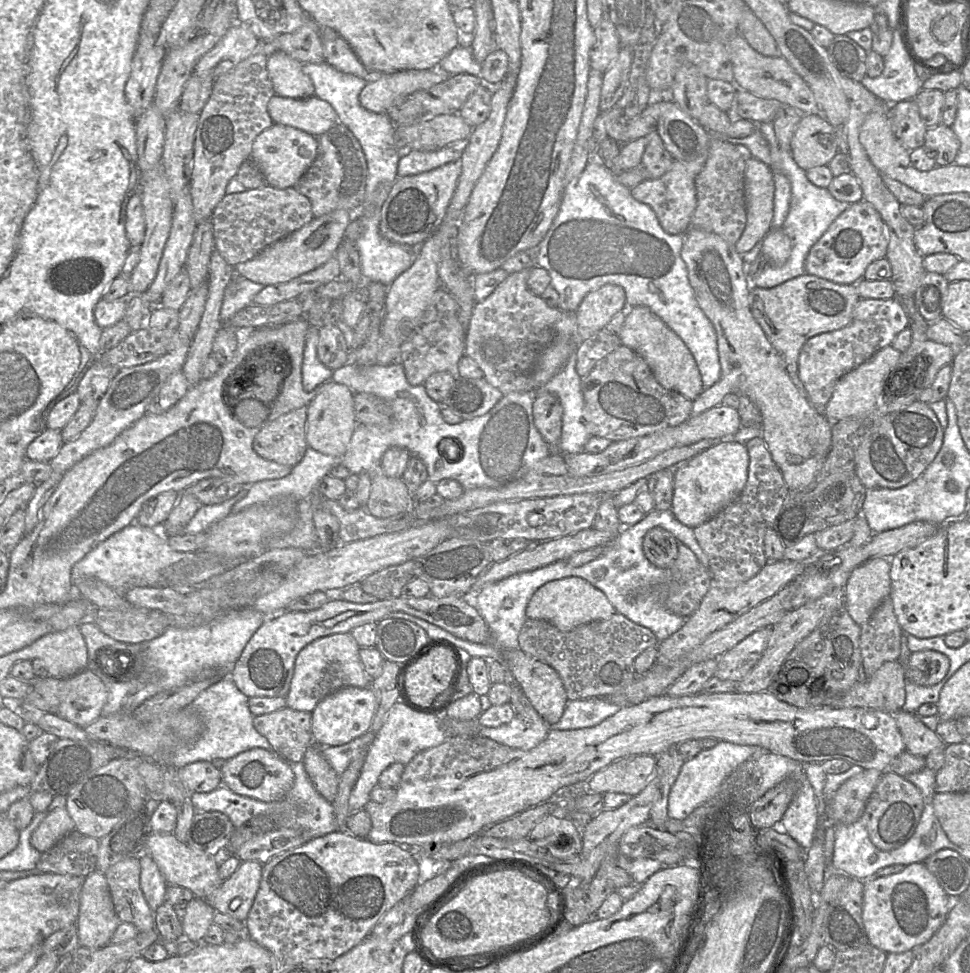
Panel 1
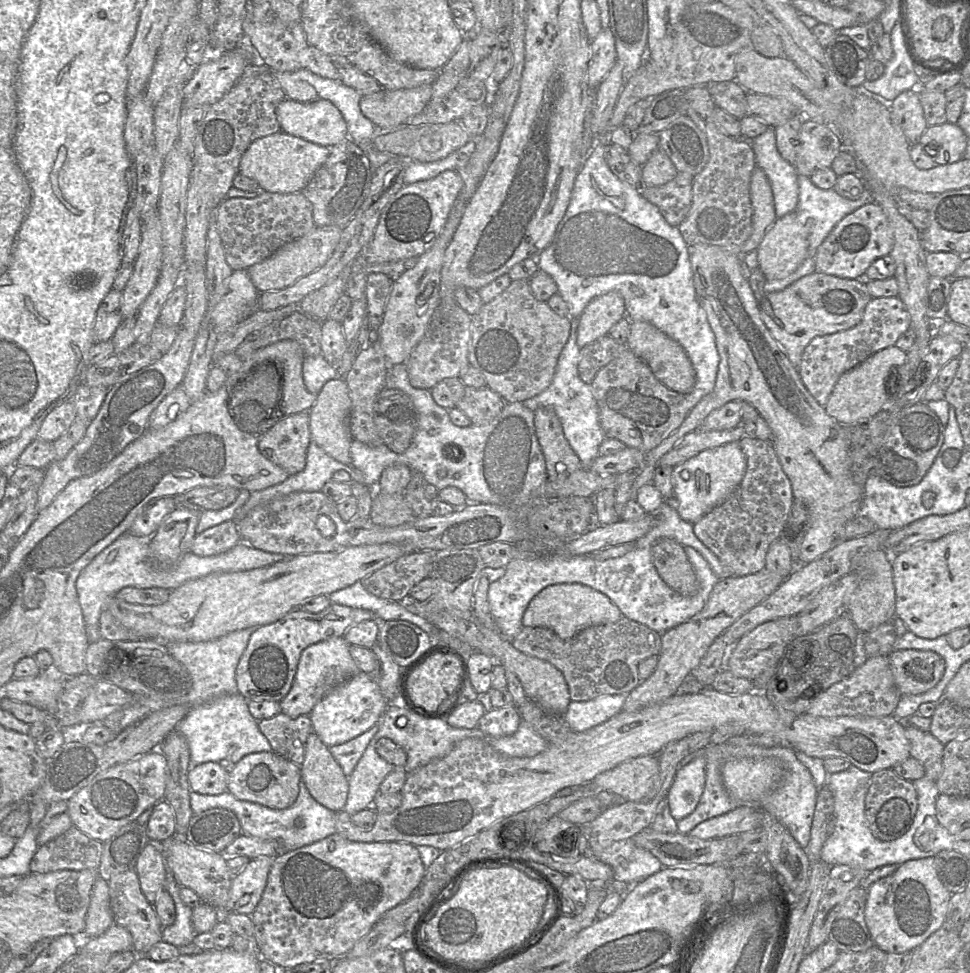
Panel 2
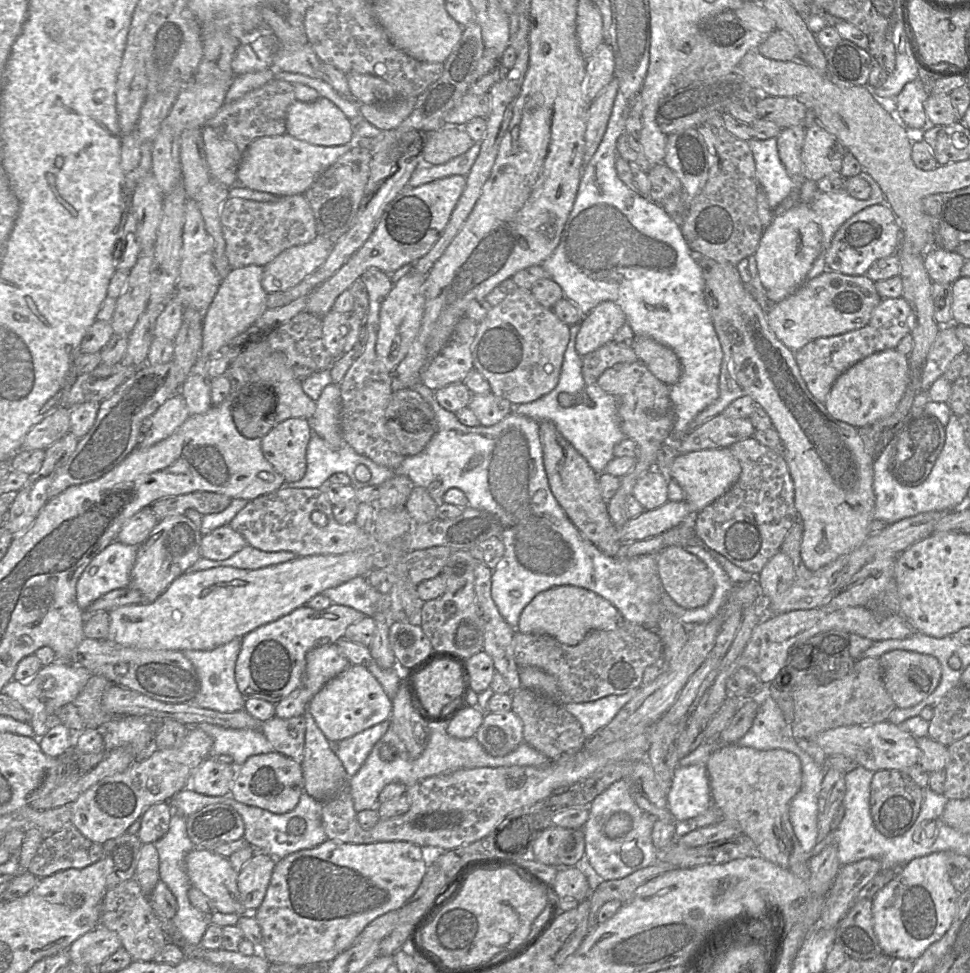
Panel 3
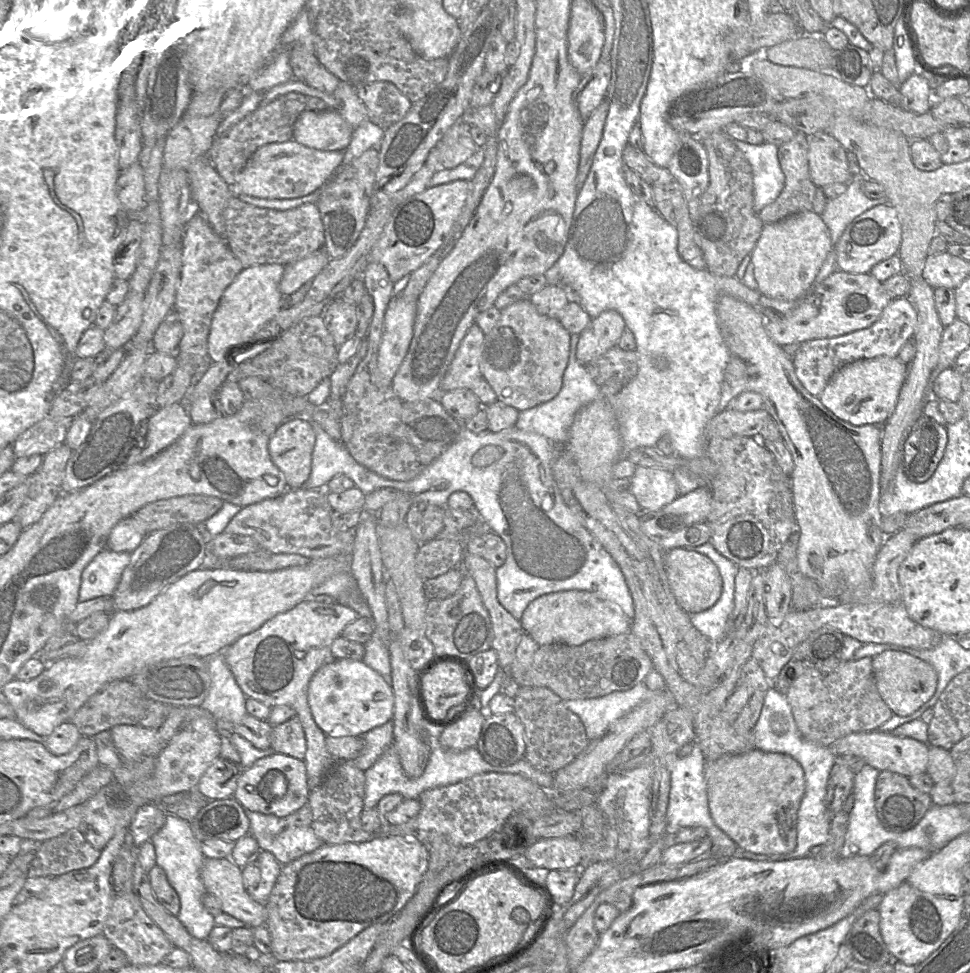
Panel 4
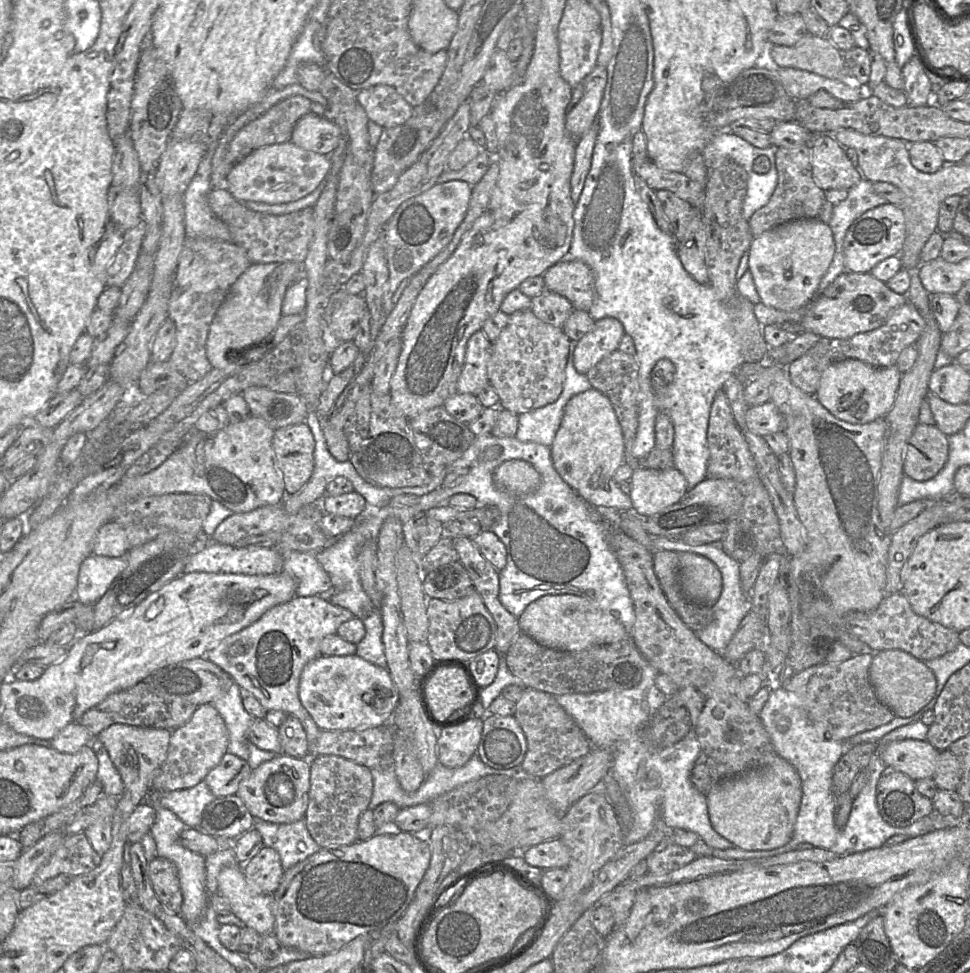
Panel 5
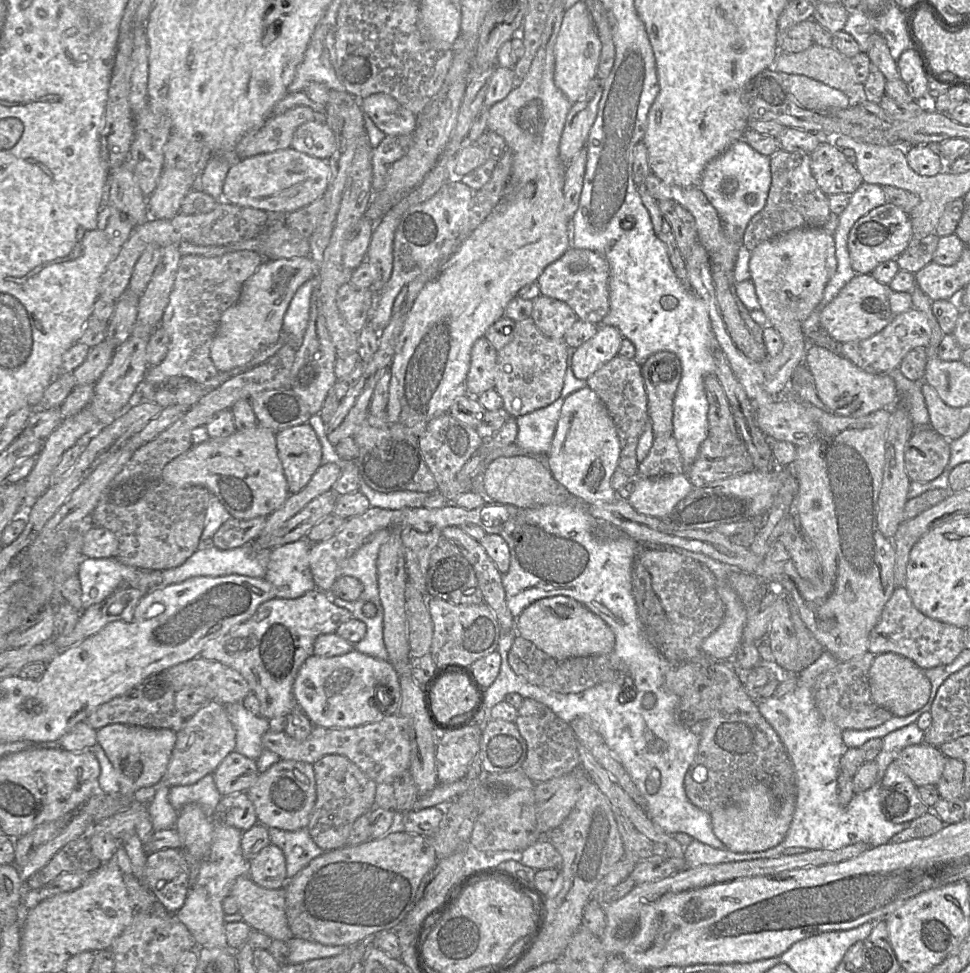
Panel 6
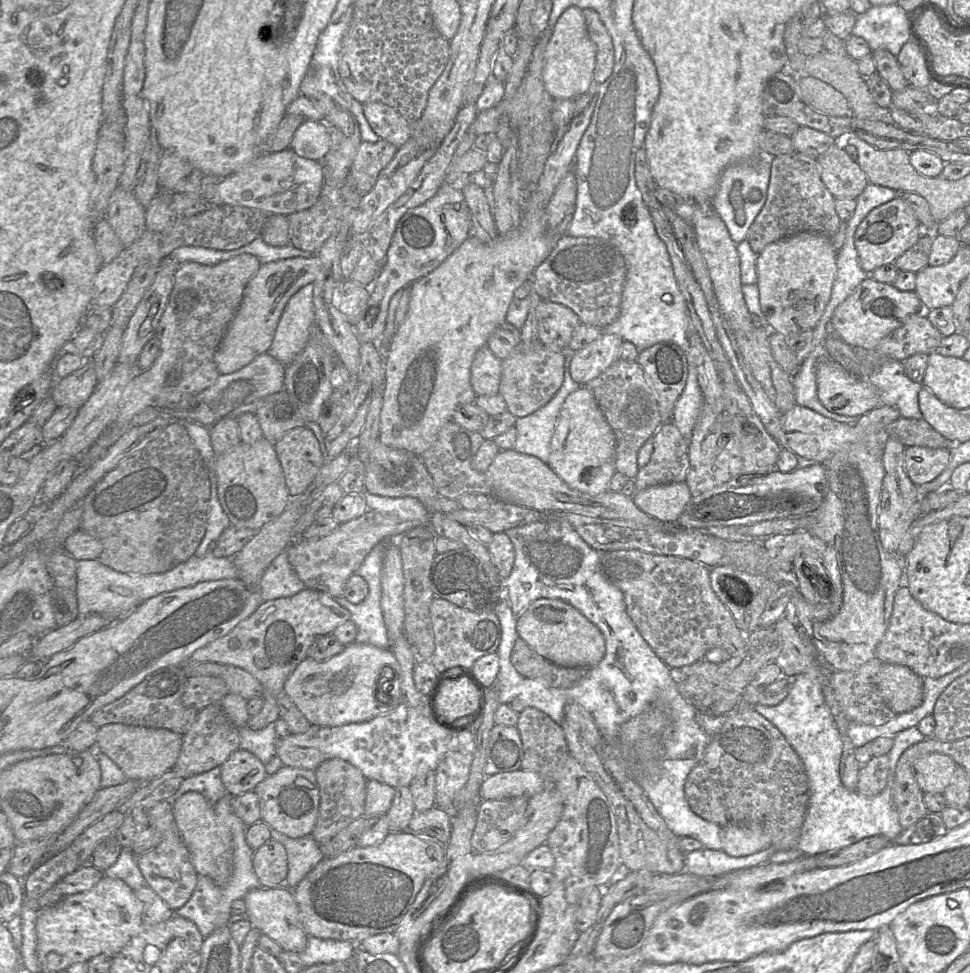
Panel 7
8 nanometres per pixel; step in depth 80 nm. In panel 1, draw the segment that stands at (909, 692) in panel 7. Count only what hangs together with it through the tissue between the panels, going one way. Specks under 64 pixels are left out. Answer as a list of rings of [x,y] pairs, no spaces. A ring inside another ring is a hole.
[[[912,652],[905,667],[905,678],[917,685],[933,686],[944,678],[949,667],[949,658],[941,652]]]

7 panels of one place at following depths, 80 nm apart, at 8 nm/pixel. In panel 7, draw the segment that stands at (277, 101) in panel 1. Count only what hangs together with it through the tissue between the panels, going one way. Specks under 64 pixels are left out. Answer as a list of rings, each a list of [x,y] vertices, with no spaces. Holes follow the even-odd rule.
[[[305,120],[295,131],[289,148],[300,157],[322,161],[331,147],[327,125],[320,121]]]

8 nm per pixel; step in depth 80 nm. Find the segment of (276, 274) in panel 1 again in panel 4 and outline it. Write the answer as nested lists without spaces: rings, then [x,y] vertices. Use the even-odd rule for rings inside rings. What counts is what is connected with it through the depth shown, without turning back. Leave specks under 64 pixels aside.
[[[321,248],[299,261],[286,264],[279,284],[282,295],[289,296],[303,284],[310,282],[329,260],[324,248]]]

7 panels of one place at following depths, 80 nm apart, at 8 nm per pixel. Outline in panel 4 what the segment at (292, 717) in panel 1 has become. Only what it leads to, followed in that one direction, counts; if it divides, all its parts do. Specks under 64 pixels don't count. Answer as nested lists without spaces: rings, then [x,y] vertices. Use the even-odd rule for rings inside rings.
[[[298,717],[273,726],[271,748],[276,753],[304,760],[307,744],[304,729]]]

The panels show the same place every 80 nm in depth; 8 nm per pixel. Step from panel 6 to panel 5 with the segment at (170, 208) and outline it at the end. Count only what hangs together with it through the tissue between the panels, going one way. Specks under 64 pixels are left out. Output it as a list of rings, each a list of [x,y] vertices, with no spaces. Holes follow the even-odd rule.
[[[169,140],[155,174],[162,197],[184,194],[206,150],[203,142]]]

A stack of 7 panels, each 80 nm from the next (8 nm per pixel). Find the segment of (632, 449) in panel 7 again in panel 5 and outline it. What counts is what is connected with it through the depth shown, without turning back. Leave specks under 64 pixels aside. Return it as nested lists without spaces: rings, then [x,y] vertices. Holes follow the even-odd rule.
[[[616,349],[593,366],[587,375],[592,388],[606,395],[616,413],[621,425],[624,438],[624,462],[636,467],[636,460],[632,456],[632,448],[638,428],[638,381],[639,365],[635,355],[627,354]]]

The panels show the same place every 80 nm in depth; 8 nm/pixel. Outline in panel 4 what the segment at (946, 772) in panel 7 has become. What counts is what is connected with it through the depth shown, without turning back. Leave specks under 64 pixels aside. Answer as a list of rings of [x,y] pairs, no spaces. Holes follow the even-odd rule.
[[[880,730],[852,733],[829,746],[836,755],[854,755],[879,771],[891,771],[907,778],[926,773],[929,745],[909,737],[895,736]]]

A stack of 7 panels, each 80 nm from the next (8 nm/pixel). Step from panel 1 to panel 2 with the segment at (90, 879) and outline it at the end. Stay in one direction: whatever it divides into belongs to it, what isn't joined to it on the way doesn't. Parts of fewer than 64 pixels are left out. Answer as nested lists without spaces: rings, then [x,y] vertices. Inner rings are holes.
[[[100,876],[96,879],[86,915],[84,937],[94,938],[102,935],[114,924],[110,906],[108,883]]]

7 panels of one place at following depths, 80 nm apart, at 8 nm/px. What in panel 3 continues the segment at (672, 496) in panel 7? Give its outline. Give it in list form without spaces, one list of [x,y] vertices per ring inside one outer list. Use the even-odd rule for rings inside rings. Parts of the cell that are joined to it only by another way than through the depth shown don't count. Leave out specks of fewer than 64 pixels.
[[[650,470],[637,481],[632,496],[645,510],[657,509],[669,501],[668,485],[670,479],[672,478],[657,470]]]

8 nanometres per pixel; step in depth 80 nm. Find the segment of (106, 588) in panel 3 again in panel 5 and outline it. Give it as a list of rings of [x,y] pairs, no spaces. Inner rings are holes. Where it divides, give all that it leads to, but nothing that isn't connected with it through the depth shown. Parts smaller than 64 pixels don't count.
[[[91,554],[85,558],[79,569],[76,600],[83,605],[94,605],[127,565],[127,555],[108,557]]]

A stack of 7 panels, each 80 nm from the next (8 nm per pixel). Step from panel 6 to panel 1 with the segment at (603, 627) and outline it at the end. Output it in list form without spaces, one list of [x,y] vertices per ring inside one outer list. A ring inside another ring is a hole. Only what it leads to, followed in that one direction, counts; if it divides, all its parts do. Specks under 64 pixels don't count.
[[[576,576],[550,581],[542,585],[533,594],[526,607],[528,619],[545,620],[563,632],[571,631],[585,623],[607,620],[616,612],[601,590]]]

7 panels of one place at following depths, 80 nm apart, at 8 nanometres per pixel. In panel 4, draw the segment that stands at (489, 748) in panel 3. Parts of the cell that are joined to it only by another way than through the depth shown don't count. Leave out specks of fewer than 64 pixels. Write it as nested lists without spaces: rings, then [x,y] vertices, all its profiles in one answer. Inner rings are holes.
[[[515,713],[486,717],[476,748],[493,766],[509,766],[525,758],[526,741],[523,724]]]

